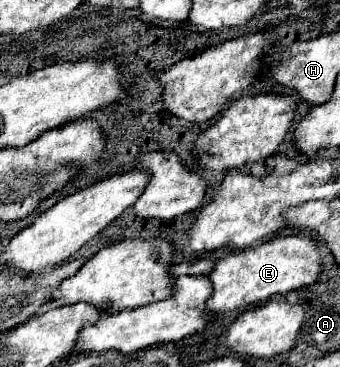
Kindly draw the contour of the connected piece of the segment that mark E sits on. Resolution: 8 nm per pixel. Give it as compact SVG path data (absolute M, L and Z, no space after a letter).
M303 234L275 236L255 248L223 256L207 276L213 284L207 312L229 312L241 306L265 302L273 294L285 294L303 286L311 286L319 276L319 248Z

